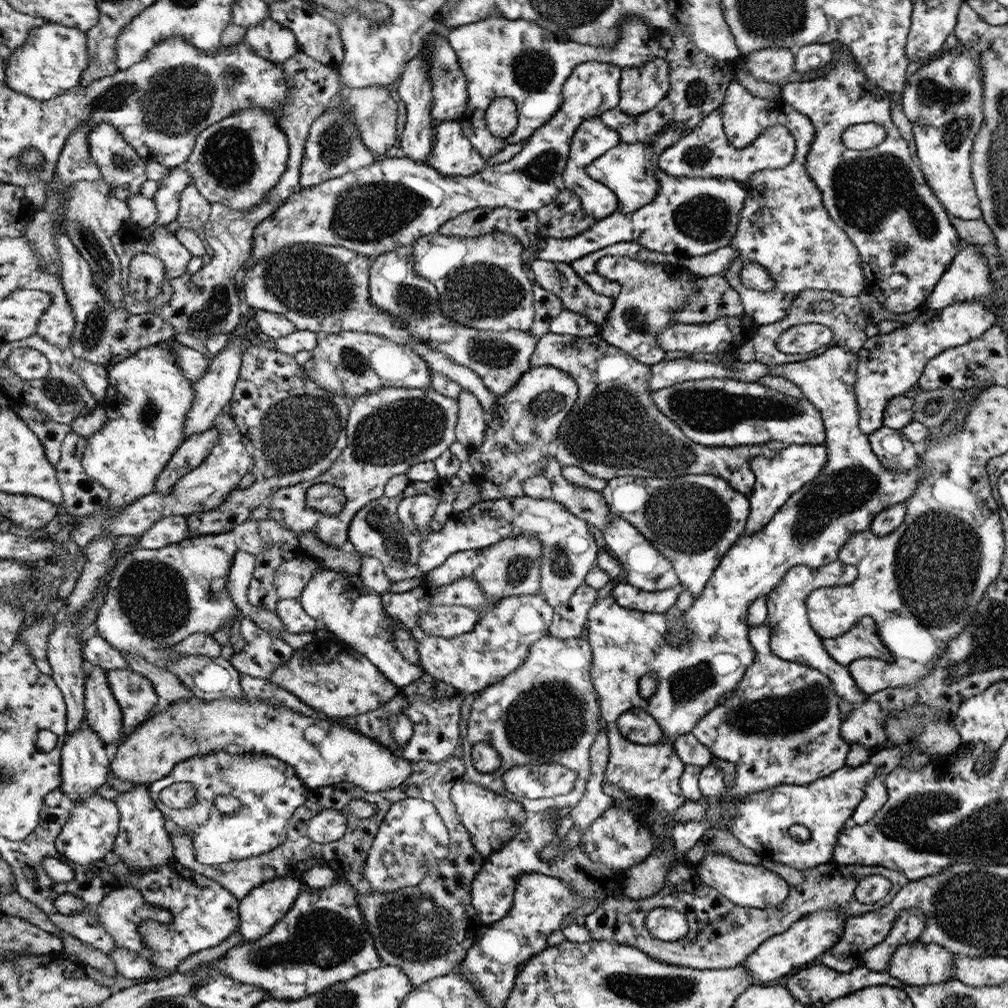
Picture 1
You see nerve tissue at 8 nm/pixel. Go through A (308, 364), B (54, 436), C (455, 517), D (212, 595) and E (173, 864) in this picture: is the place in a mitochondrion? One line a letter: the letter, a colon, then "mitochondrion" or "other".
A: other
B: other
C: other
D: mitochondrion
E: other

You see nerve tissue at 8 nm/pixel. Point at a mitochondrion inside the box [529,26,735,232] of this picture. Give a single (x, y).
(697, 92)

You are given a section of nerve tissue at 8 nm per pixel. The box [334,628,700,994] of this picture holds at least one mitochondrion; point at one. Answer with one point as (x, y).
(548, 720)

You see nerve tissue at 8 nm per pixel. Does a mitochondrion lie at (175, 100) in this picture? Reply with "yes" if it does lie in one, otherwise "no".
yes

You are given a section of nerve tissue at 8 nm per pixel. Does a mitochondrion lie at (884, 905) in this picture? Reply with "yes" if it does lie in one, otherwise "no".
no

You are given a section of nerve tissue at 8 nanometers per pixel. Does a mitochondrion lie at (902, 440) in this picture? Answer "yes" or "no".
no

